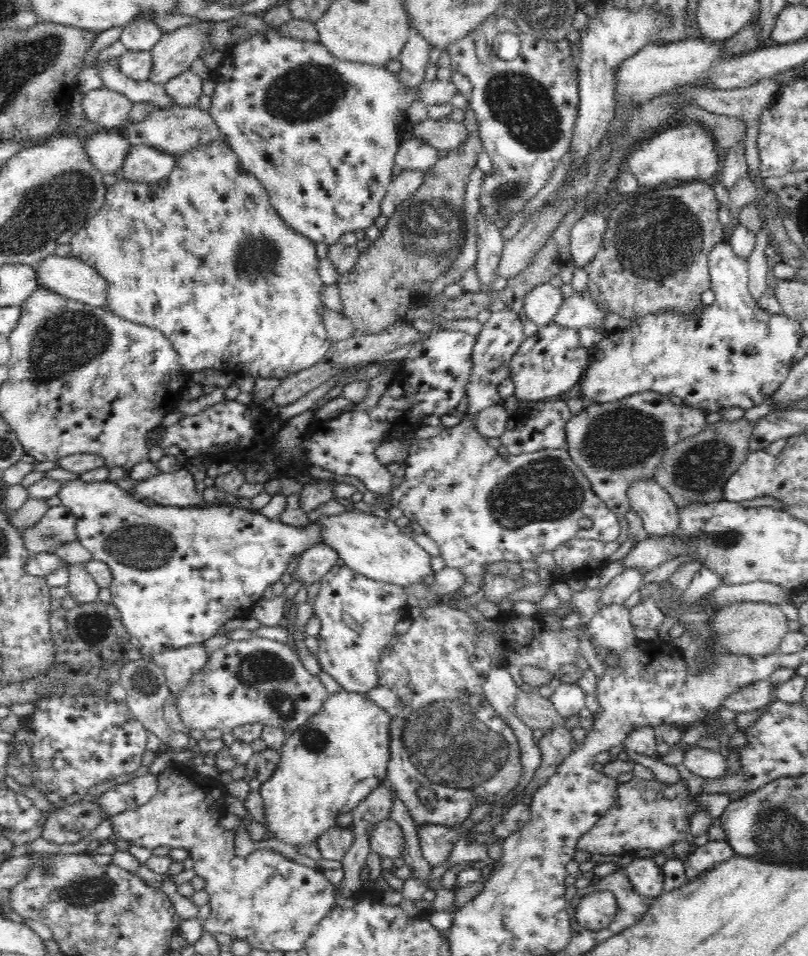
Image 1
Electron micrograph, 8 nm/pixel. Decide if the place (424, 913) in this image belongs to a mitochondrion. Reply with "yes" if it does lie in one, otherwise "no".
no

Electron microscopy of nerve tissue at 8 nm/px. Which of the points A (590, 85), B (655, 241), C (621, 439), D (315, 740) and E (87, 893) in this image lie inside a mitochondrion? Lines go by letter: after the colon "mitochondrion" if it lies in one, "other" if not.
A: other
B: mitochondrion
C: mitochondrion
D: mitochondrion
E: mitochondrion

